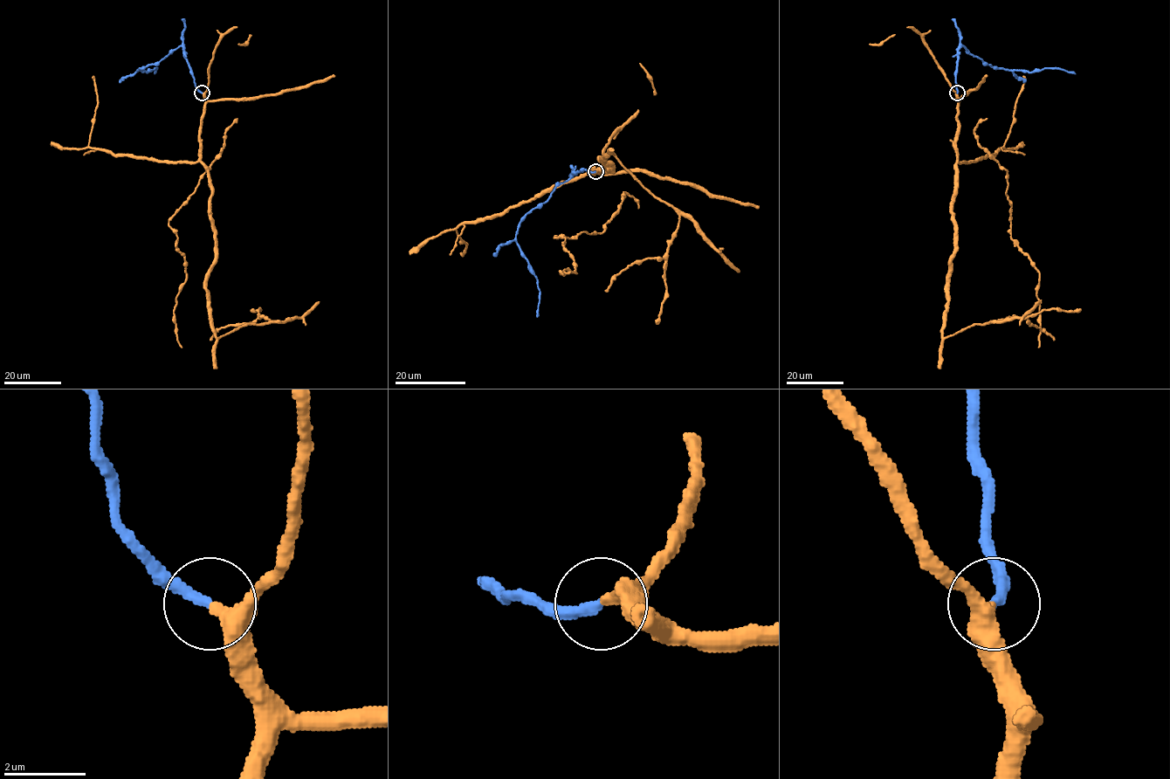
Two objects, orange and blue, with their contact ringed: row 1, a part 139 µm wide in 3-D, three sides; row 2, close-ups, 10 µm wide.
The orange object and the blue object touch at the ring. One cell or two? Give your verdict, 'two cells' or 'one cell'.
one cell

